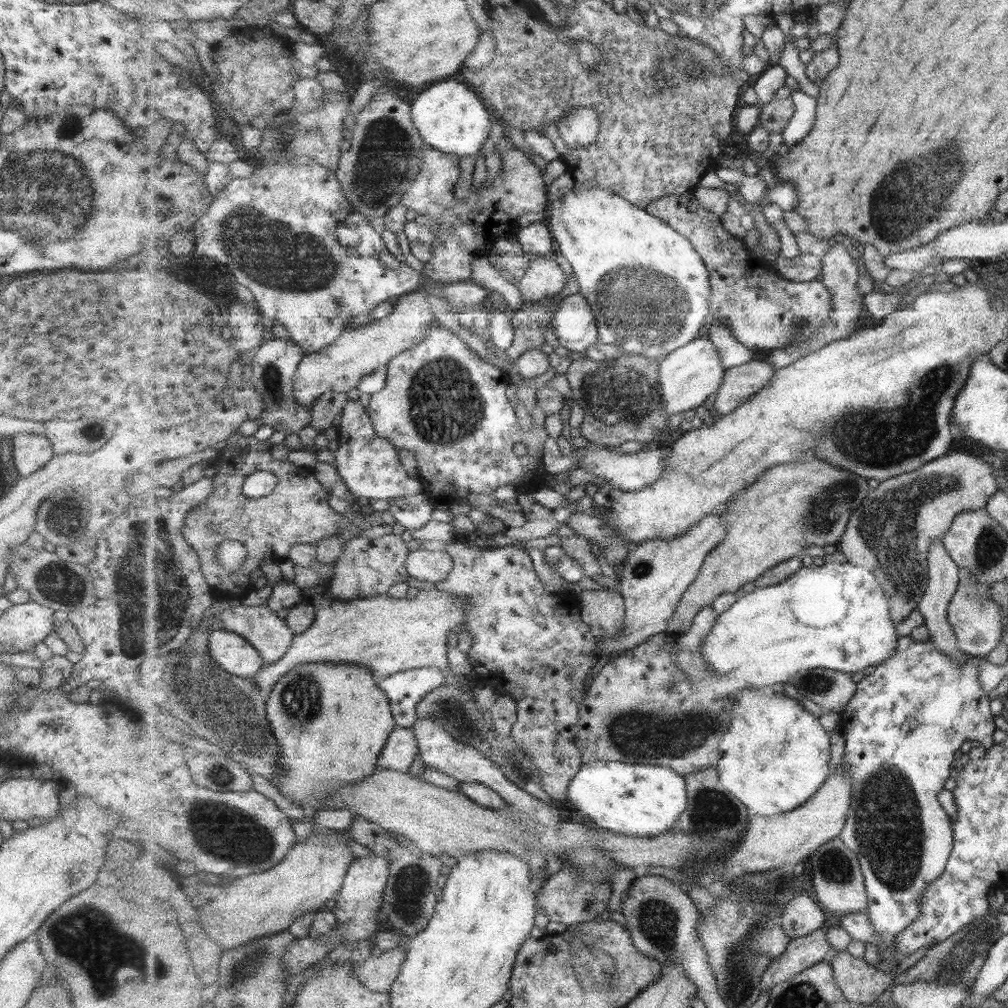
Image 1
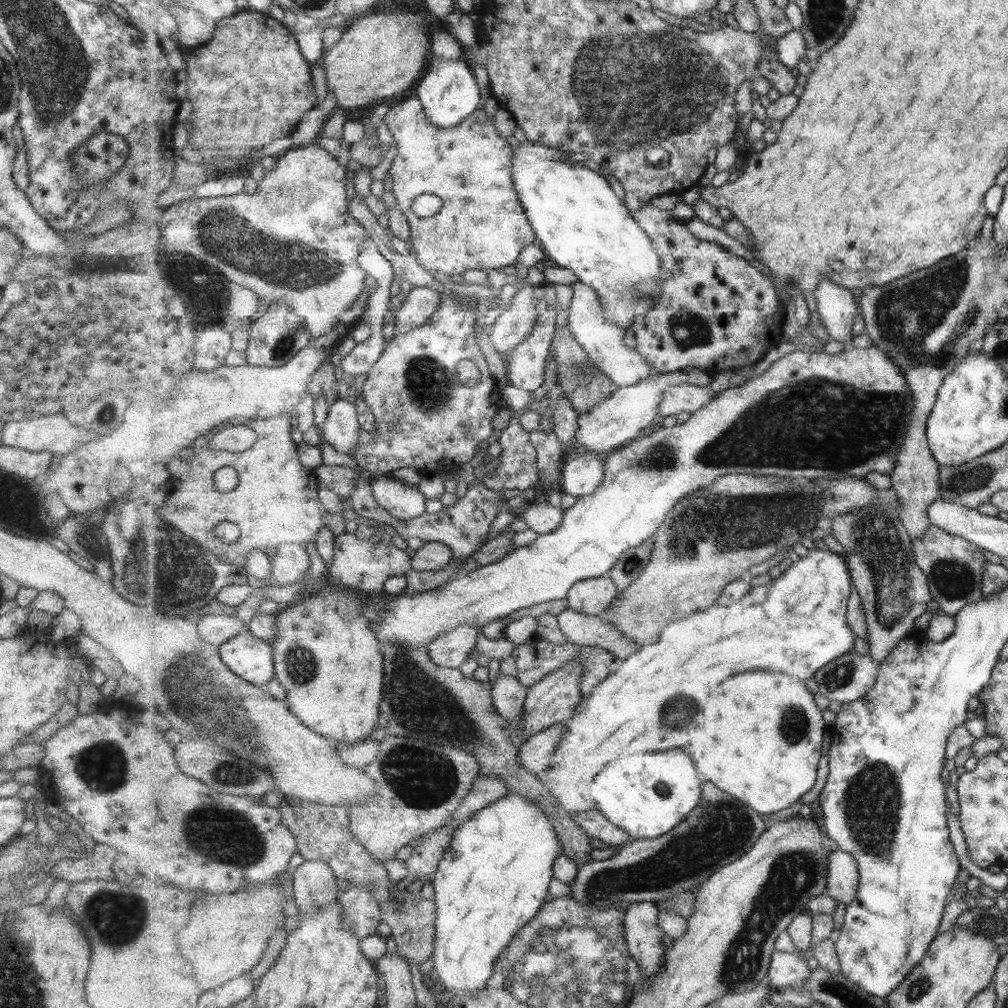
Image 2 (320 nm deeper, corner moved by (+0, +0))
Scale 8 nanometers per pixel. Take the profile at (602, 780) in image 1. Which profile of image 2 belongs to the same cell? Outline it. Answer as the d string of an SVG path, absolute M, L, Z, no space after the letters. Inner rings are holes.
M667 750L641 754L631 760L611 761L609 770L597 775L592 795L600 811L620 829L634 839L657 838L680 825L688 814L700 805L702 780L696 767L683 750Z

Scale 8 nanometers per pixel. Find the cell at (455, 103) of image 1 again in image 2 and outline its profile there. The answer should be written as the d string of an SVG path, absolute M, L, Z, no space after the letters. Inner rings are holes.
M431 58L425 75L419 80L416 94L429 118L442 129L461 124L481 104L481 89L470 63L460 59Z

